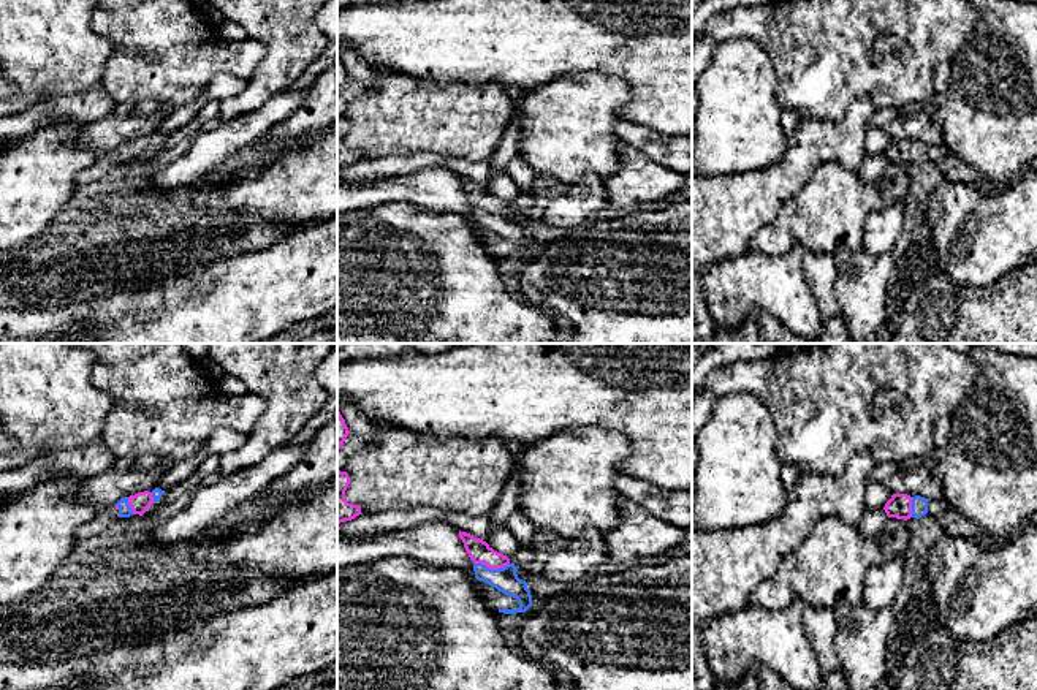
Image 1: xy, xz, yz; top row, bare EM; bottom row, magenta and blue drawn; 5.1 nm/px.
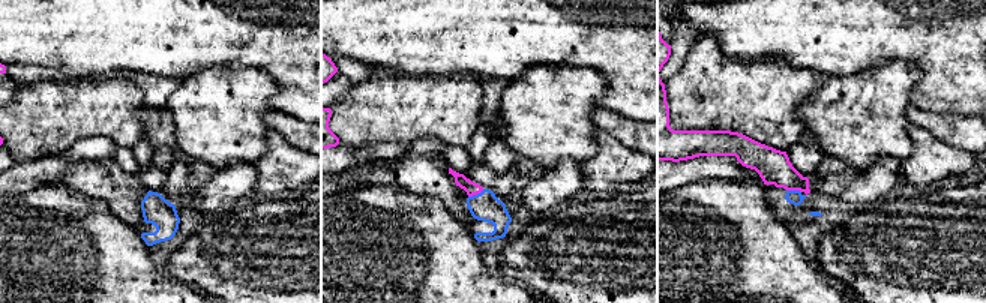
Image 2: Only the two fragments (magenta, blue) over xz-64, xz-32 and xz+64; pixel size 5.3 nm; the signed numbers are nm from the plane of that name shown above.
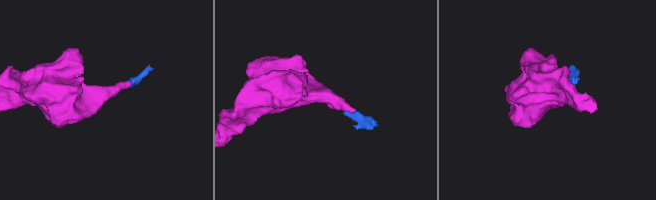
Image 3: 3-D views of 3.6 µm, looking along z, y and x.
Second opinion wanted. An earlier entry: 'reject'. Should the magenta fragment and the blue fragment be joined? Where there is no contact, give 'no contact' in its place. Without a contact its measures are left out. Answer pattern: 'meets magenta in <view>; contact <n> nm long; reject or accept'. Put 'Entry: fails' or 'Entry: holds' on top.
Entry: fails
meets magenta in xz; contact 180 nm long; accept

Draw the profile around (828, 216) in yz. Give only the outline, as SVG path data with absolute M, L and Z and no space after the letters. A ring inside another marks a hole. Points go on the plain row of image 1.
M826 161L776 218L752 236L749 248L769 256L785 255L795 244L806 252L855 252L863 248L869 214L882 207L877 184Z

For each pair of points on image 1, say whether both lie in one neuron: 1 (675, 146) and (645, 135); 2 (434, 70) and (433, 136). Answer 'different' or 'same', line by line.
1: same
2: different

